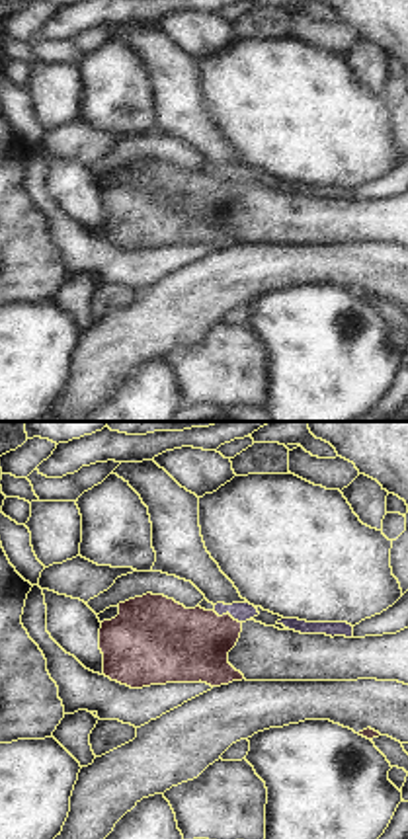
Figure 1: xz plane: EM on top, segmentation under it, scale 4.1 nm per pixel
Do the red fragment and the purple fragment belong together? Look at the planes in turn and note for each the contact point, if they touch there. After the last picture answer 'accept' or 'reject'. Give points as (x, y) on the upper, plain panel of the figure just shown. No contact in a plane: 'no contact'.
contact (227, 176)

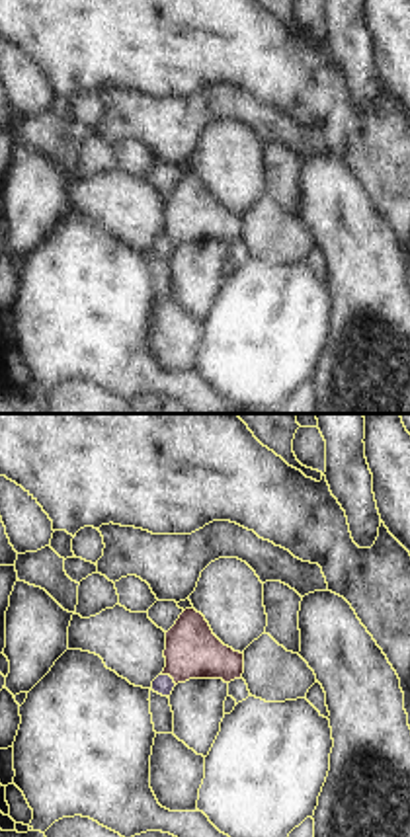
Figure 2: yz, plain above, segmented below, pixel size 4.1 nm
contact (170, 239)

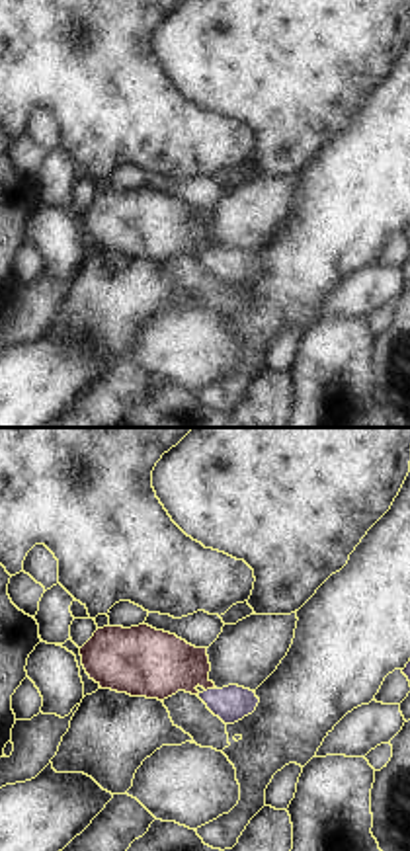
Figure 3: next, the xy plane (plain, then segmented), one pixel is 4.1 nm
contact (209, 250)

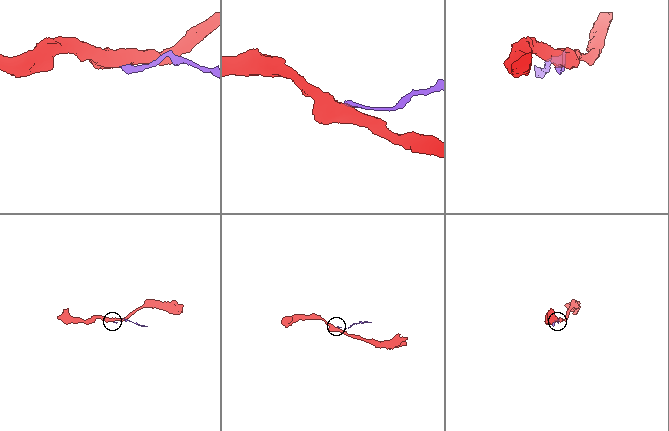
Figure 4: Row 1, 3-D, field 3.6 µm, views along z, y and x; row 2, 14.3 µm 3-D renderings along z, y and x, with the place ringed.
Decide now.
reject

